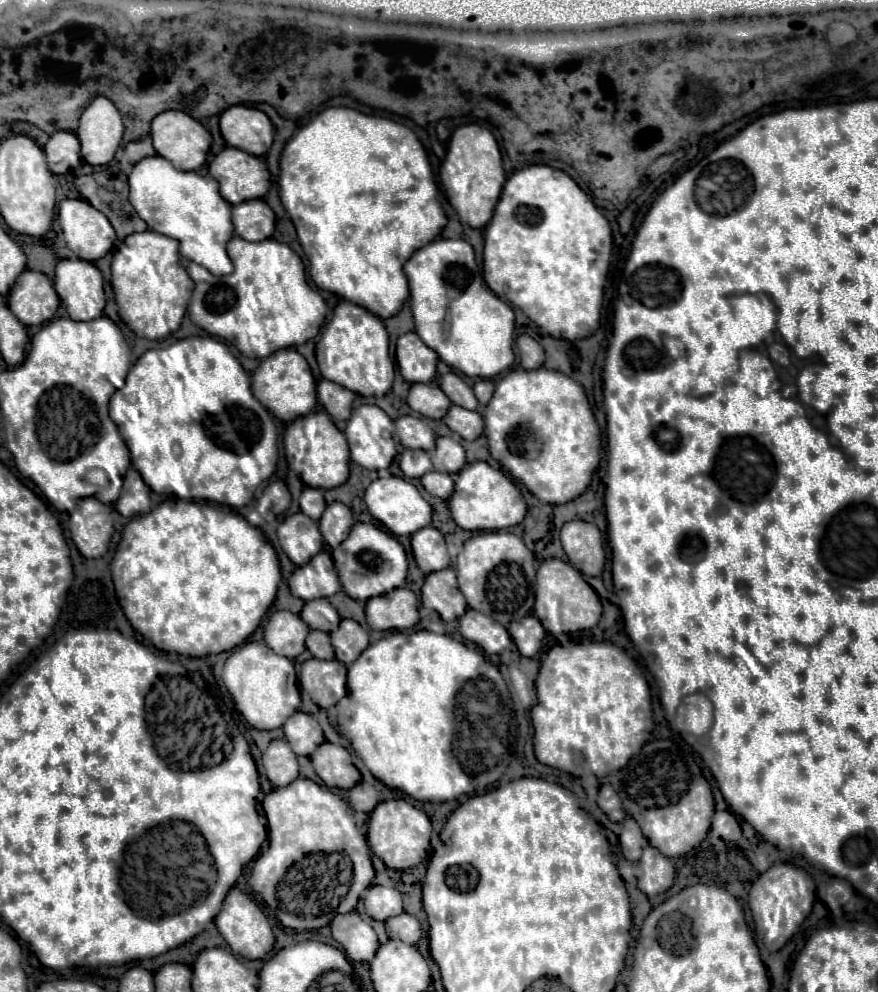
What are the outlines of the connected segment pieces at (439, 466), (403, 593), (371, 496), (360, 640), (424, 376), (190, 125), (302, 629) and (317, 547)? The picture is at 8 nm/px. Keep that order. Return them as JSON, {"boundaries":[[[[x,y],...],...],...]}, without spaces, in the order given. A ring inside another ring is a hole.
{"boundaries":[[[[437,437],[437,449],[431,455],[437,471],[457,473],[465,465],[465,449],[453,437]]],[[[401,587],[381,597],[371,597],[365,607],[367,623],[375,631],[409,629],[419,621],[417,597],[413,591]]],[[[387,477],[373,481],[365,489],[365,503],[369,513],[395,535],[413,535],[417,529],[431,525],[431,505],[421,497],[421,493],[413,483],[401,477]]],[[[343,619],[339,629],[335,633],[331,633],[331,643],[335,649],[335,657],[341,663],[351,665],[363,653],[363,649],[369,645],[369,635],[357,621]]],[[[405,333],[397,339],[397,365],[399,373],[409,383],[429,383],[435,377],[437,353],[429,349],[417,333]]],[[[181,111],[159,113],[151,123],[151,137],[153,137],[153,147],[157,149],[157,153],[165,157],[167,161],[171,161],[181,171],[197,171],[205,163],[209,147],[211,147],[209,131],[199,121],[195,121],[193,117]]],[[[275,611],[265,625],[265,645],[283,657],[297,657],[305,651],[309,625],[291,611]]],[[[303,513],[285,517],[277,529],[277,537],[283,551],[295,565],[307,563],[323,549],[323,537],[319,533],[317,521],[305,517]]]]}

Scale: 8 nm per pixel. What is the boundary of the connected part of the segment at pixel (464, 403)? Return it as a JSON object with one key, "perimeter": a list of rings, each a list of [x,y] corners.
{"perimeter":[[[445,373],[439,379],[441,389],[445,389],[445,395],[451,399],[451,403],[461,405],[465,409],[477,409],[477,399],[473,395],[473,389],[457,375],[457,373]]]}

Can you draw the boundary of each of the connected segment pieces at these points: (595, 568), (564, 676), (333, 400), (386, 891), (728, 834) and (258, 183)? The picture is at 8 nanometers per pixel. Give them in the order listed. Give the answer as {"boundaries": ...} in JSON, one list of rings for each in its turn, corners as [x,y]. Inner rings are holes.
{"boundaries":[[[[581,519],[567,521],[561,529],[561,545],[569,557],[569,563],[583,575],[601,575],[605,565],[603,537],[595,523]]],[[[601,641],[601,643],[575,643],[575,645],[569,645],[569,647],[563,647],[563,645],[555,645],[549,653],[547,653],[547,657],[545,657],[545,661],[543,661],[543,665],[541,665],[541,671],[539,671],[539,675],[537,675],[537,681],[535,681],[535,687],[537,687],[537,705],[531,709],[531,721],[533,721],[533,729],[535,729],[535,735],[533,735],[533,749],[535,749],[535,755],[537,755],[537,759],[541,761],[541,763],[545,763],[545,765],[549,765],[549,767],[557,767],[557,769],[561,769],[561,771],[567,771],[567,773],[571,773],[571,775],[577,775],[577,777],[589,777],[589,775],[595,775],[595,777],[605,777],[607,773],[611,773],[611,771],[617,771],[617,769],[623,769],[629,761],[629,757],[625,757],[625,749],[629,747],[633,753],[631,753],[631,757],[635,755],[635,753],[639,753],[639,749],[645,745],[645,741],[649,739],[649,735],[651,735],[651,731],[653,731],[653,715],[651,715],[651,697],[649,697],[649,685],[647,685],[647,689],[645,689],[645,685],[647,685],[647,679],[645,679],[645,675],[643,675],[643,671],[639,669],[639,665],[621,649],[621,647],[617,647],[617,645],[613,645],[613,643],[607,643],[607,641]]],[[[321,379],[317,385],[317,401],[325,407],[325,411],[335,419],[335,421],[347,421],[351,413],[351,403],[353,403],[355,393],[333,383],[327,379]]],[[[371,885],[365,895],[363,895],[365,911],[377,921],[385,921],[393,915],[403,913],[403,903],[401,903],[401,893],[393,887],[381,887],[381,885]]],[[[715,811],[711,831],[719,835],[723,841],[737,841],[741,839],[741,827],[731,811]]],[[[225,147],[209,163],[209,173],[219,181],[221,195],[231,205],[261,199],[269,189],[269,169],[265,161],[237,147]]]]}

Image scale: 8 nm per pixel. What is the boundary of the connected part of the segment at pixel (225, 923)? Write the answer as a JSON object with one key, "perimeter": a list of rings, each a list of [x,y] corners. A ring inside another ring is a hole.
{"perimeter":[[[231,889],[227,893],[227,897],[223,901],[223,909],[215,917],[215,925],[217,925],[219,933],[223,935],[223,939],[229,943],[231,951],[245,957],[245,959],[261,959],[261,957],[265,957],[271,951],[273,943],[275,943],[271,925],[269,925],[267,917],[263,915],[263,911],[245,893],[241,893],[239,889]]]}

